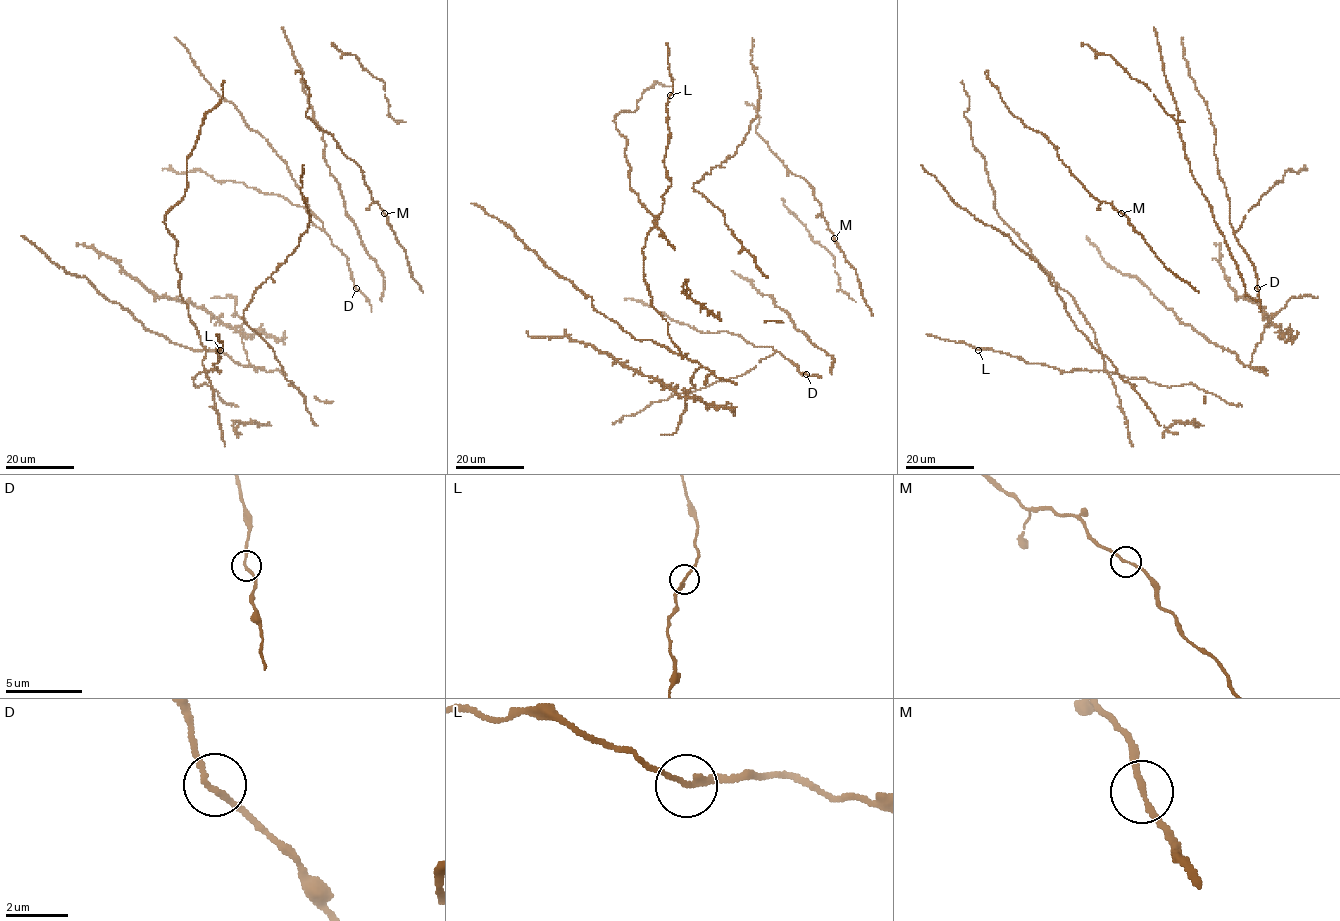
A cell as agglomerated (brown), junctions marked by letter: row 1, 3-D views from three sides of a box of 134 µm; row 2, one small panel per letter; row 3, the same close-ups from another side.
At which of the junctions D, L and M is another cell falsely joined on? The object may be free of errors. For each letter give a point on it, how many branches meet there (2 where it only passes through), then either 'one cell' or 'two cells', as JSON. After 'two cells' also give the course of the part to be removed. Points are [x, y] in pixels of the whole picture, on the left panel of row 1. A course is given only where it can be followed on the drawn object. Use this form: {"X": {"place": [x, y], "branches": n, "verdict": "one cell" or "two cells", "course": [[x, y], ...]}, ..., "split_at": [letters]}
{"D": {"place": [356, 288], "branches": 2, "verdict": "one cell"}, "L": {"place": [220, 350], "branches": 2, "verdict": "one cell"}, "M": {"place": [384, 213], "branches": 2, "verdict": "one cell"}, "split_at": []}

